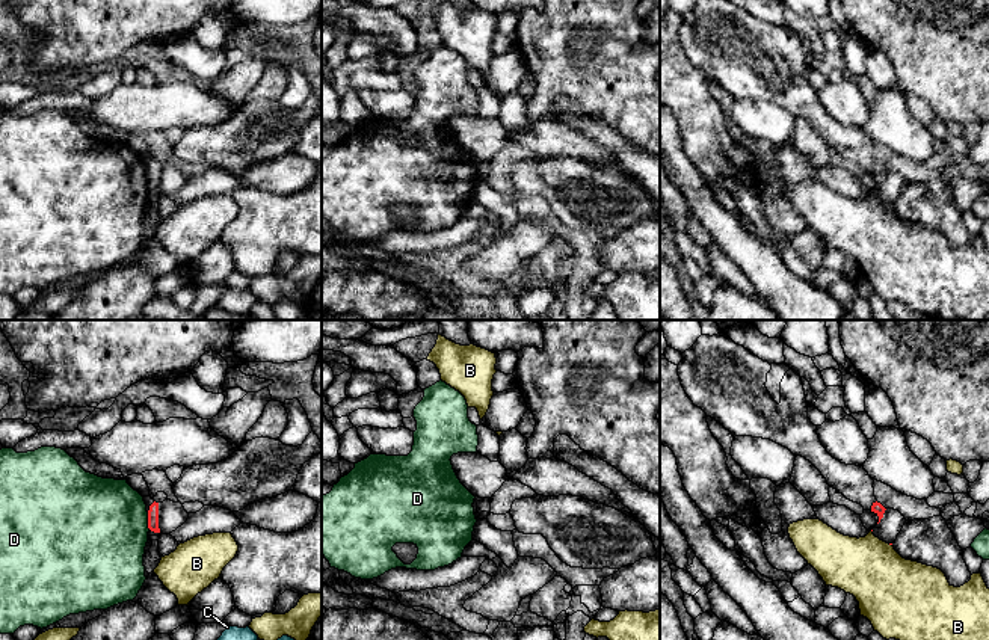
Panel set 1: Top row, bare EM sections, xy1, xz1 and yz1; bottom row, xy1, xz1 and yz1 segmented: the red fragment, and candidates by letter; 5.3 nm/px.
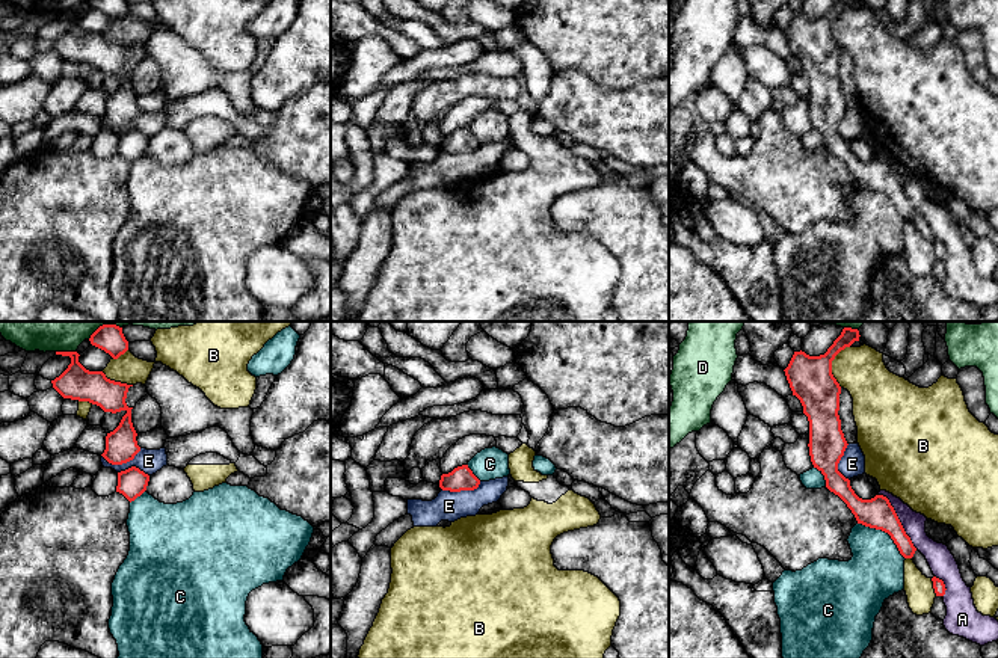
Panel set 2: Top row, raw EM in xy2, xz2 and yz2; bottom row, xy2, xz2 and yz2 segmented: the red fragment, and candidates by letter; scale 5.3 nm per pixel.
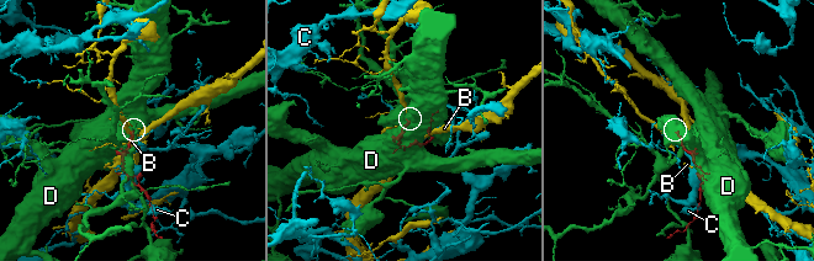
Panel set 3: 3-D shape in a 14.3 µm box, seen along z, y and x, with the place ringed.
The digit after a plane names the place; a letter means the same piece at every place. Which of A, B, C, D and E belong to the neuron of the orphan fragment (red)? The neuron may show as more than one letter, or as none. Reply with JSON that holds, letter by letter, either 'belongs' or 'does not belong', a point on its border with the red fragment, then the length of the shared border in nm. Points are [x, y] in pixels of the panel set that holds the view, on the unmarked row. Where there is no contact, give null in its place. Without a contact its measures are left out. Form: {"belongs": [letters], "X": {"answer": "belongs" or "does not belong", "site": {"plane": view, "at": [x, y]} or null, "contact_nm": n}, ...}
{"belongs": [], "A": {"answer": "does not belong", "site": {"plane": "yz2", "at": [899, 181]}, "contact_nm": 360}, "B": {"answer": "does not belong", "site": {"plane": "yz2", "at": [831, 27]}, "contact_nm": 220}, "C": {"answer": "does not belong", "site": {"plane": "yz2", "at": [885, 193]}, "contact_nm": 320}, "D": {"answer": "does not belong", "site": {"plane": "xy2", "at": [65, 14]}, "contact_nm": 100}, "E": {"answer": "does not belong", "site": {"plane": "xy2", "at": [121, 126]}, "contact_nm": 220}}

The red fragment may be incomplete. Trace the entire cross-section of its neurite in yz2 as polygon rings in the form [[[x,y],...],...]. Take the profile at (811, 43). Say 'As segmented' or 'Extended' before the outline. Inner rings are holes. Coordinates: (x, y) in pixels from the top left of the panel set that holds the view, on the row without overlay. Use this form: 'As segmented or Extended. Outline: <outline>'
As segmented. Outline: [[[836,0],[820,18],[809,18],[802,12],[794,14],[784,33],[793,57],[800,62],[803,75],[808,78],[811,124],[824,137],[826,149],[847,166],[858,186],[888,195],[900,216],[912,220],[916,210],[889,161],[883,157],[871,161],[859,160],[850,142],[838,133],[838,125],[849,106],[841,92],[838,77],[841,48],[832,36],[832,23],[855,3],[859,0]]]

